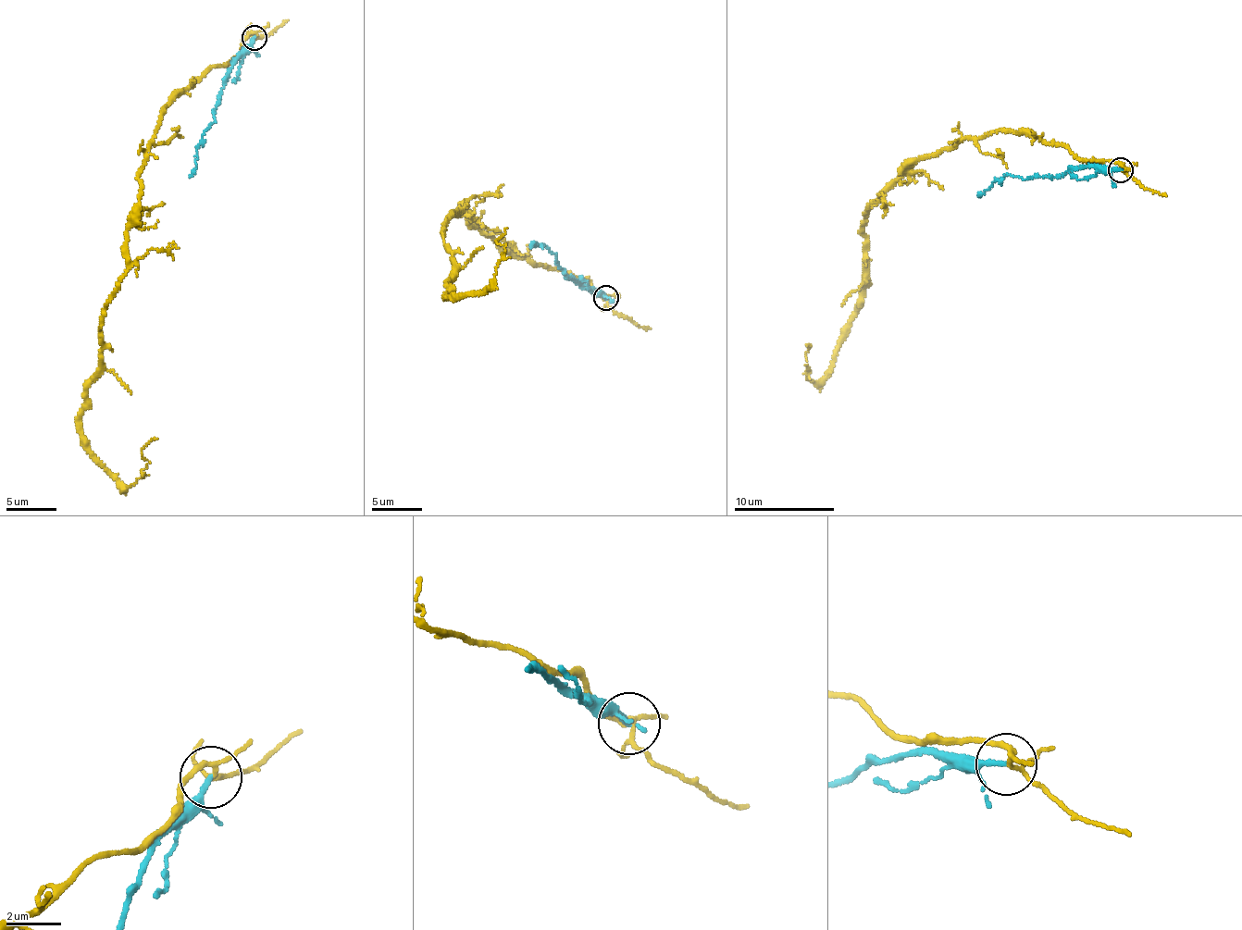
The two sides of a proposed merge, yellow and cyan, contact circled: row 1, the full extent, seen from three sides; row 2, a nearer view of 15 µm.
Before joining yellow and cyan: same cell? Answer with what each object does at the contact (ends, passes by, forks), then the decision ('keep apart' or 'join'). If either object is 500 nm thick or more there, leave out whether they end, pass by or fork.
yellow forks | cyan ends | keep apart

